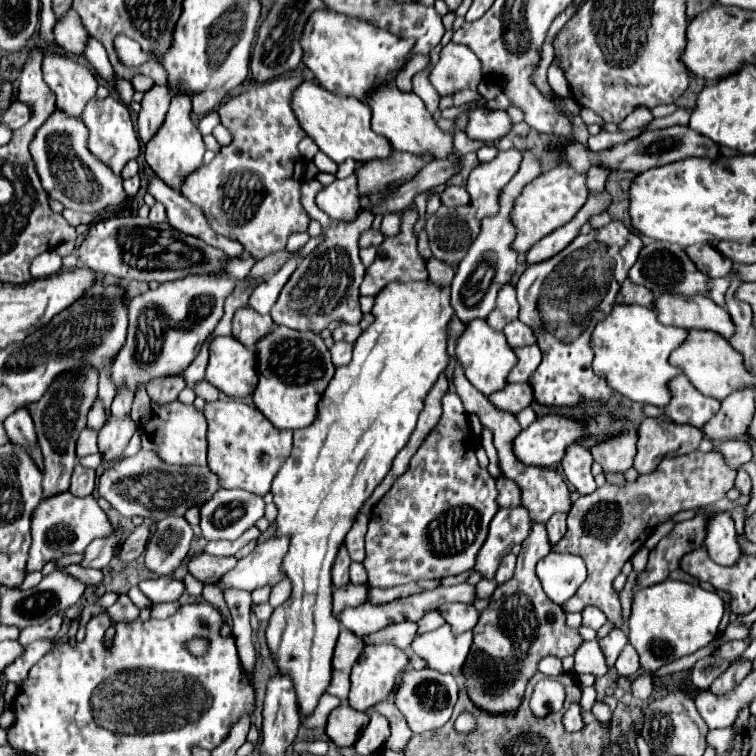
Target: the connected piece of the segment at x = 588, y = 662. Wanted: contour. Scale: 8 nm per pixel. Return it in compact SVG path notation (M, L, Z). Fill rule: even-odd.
M597 640L591 642L583 642L577 652L575 652L575 666L573 666L575 674L593 674L593 676L603 676L607 674L607 664L605 664L605 656L597 644Z

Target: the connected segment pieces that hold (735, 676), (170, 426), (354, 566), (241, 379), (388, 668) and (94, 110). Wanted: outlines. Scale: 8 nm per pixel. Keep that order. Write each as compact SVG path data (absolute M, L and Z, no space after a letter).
M737 660L733 662L721 676L717 676L717 680L711 684L711 692L729 692L729 688L735 688L735 684L739 684L739 680L743 680L743 676L747 676L747 672L751 672L753 664L751 660Z
M173 400L169 404L151 402L151 418L139 428L141 450L155 452L165 464L197 464L207 466L207 422L203 412L193 404L181 404Z
M351 562L351 582L353 584L367 584L367 572L365 572L363 564Z
M221 336L211 342L209 352L207 382L235 398L245 398L255 392L259 380L255 350L245 348L233 336Z
M371 644L365 646L357 664L353 666L351 672L351 692L349 692L349 706L355 710L369 710L373 704L377 704L379 700L385 700L393 690L395 690L395 682L401 676L401 672L405 670L405 666L409 664L409 656L405 650L399 650L397 646L391 644Z
M93 96L83 114L81 114L85 126L89 128L89 146L91 152L95 152L95 156L99 156L99 160L111 164L111 168L115 168L115 172L121 172L125 162L131 158L137 158L139 154L139 140L137 134L133 130L133 122L129 116L129 108L123 102L117 102L115 98L97 98Z

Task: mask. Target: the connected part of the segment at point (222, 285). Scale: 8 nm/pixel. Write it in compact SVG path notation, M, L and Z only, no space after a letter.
M187 276L173 282L163 282L157 290L135 296L129 304L127 342L113 364L113 380L117 388L127 384L135 390L139 384L155 376L171 376L183 372L197 356L205 338L213 332L223 316L223 302L233 292L235 280L223 276Z

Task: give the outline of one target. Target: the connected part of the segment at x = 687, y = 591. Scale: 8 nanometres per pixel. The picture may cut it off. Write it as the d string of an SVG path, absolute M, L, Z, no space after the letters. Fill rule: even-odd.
M665 580L649 588L641 588L631 606L631 618L627 622L629 642L641 658L641 668L655 672L661 666L679 660L681 656L693 654L707 646L717 636L717 626L723 616L723 600L701 586Z

